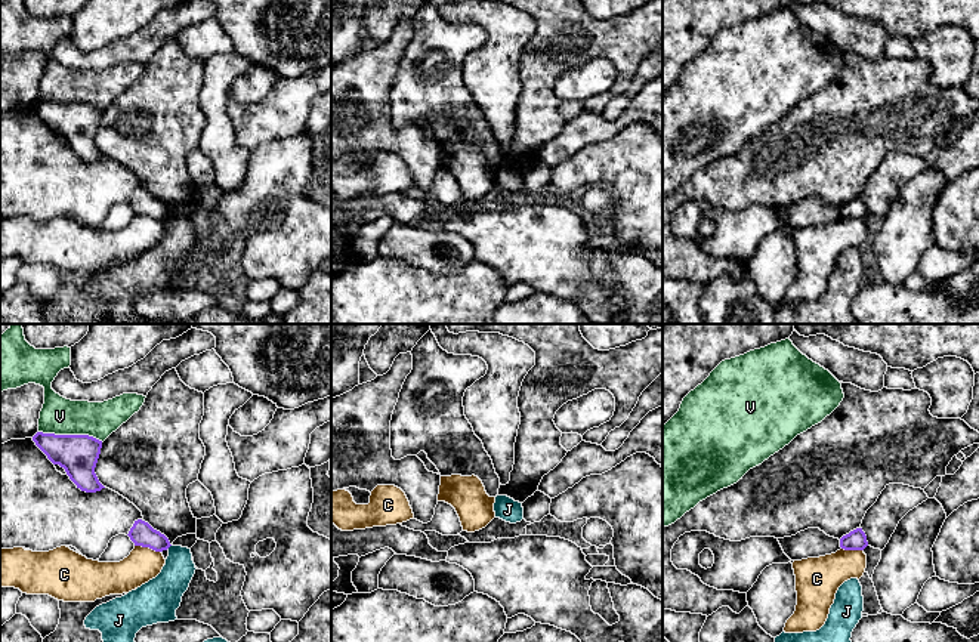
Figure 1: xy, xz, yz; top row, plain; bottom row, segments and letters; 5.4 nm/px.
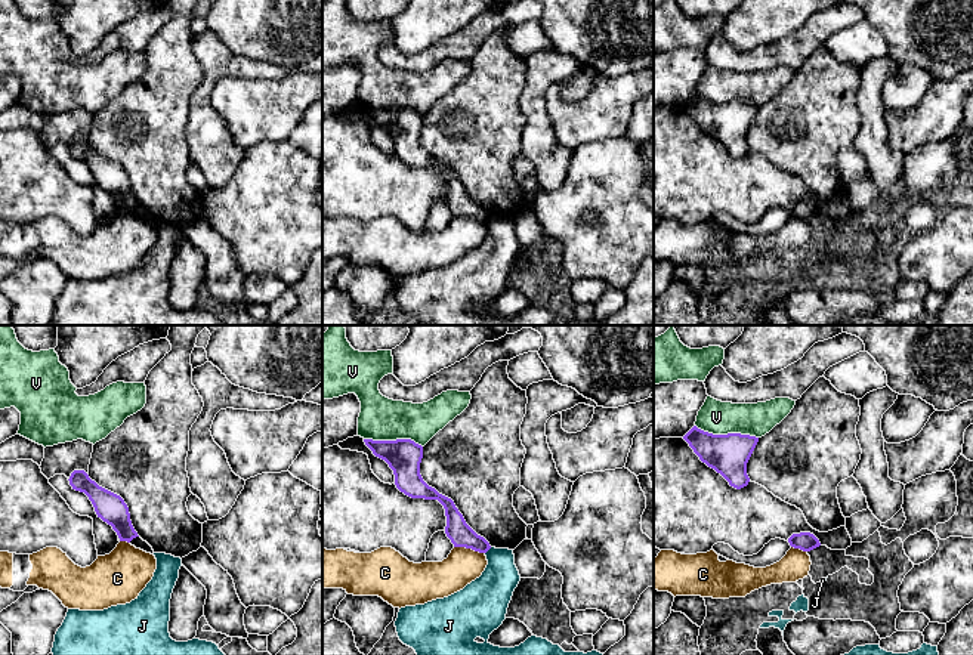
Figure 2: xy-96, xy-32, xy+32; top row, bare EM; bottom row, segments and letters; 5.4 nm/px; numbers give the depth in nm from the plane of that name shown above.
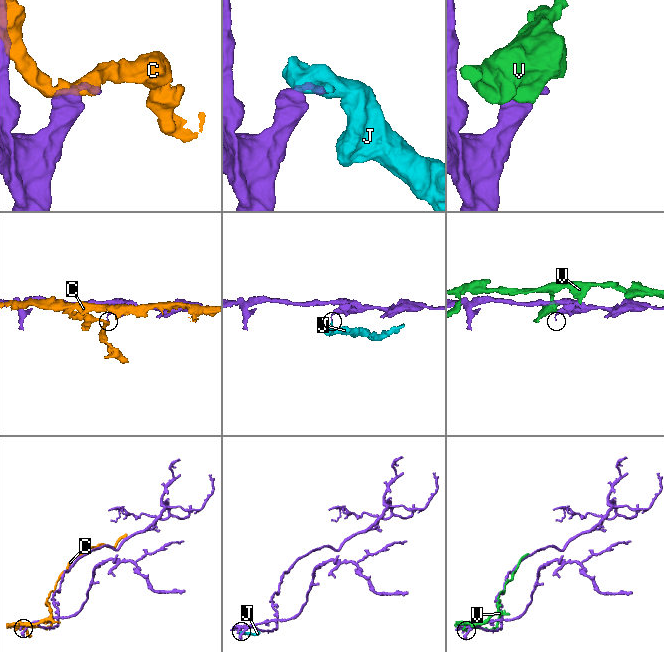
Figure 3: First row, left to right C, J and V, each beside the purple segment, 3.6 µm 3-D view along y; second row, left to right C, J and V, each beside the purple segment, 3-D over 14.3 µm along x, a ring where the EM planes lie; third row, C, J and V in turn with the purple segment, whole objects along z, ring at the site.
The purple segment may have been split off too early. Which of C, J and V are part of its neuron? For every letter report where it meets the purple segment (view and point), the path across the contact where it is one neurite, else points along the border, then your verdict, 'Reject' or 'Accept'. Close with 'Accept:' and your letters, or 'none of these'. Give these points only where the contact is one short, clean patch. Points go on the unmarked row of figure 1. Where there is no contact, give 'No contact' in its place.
C: Touches purple at xy (148, 215). Boundary: xy (135, 213), (160, 221). Reject
J: Touches purple at xy (169, 215). Boundary: xy (172, 213), (167, 216). Reject
V: Touches purple at xy (71, 104). Reject
Accept: none of these

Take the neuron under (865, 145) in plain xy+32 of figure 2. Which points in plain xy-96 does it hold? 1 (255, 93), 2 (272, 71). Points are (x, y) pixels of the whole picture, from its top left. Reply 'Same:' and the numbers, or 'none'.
Same: 2

